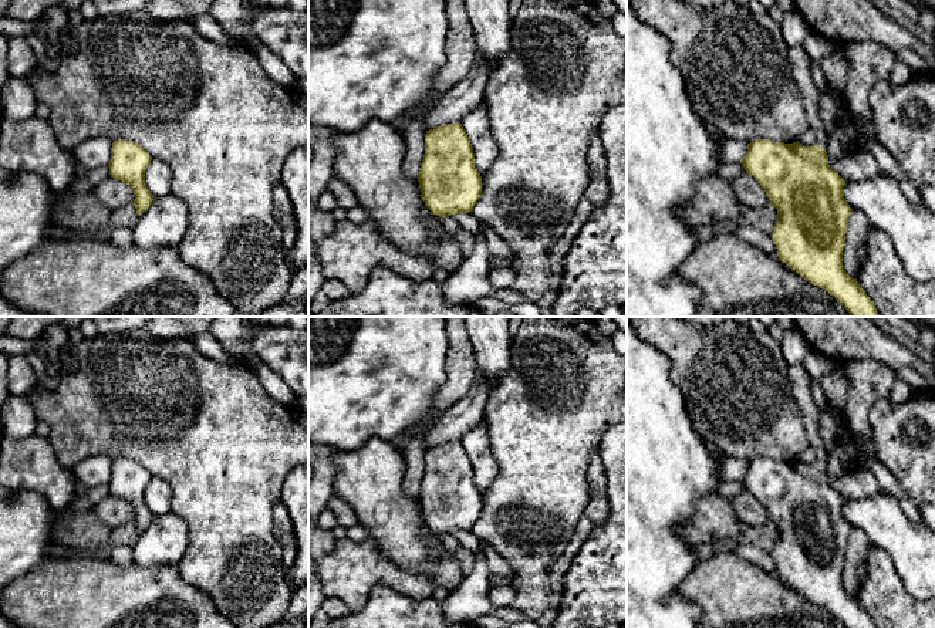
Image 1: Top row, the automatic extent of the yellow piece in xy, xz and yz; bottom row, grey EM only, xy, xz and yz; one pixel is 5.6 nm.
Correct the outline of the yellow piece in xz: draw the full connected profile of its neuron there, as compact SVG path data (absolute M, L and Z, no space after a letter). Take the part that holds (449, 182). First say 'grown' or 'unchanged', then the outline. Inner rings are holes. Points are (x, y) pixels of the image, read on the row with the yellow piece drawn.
unchanged; M460 122L426 131L418 182L422 199L433 215L445 217L473 212L482 195L482 176Z

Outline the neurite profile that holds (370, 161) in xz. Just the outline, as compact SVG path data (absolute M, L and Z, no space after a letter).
M371 119L355 132L335 131L331 141L337 149L334 175L355 193L358 205L369 213L369 220L379 233L405 253L429 260L435 269L441 267L448 273L458 270L465 257L455 237L431 237L432 229L426 222L426 205L419 182L408 179L404 172L406 145L402 134L388 122Z

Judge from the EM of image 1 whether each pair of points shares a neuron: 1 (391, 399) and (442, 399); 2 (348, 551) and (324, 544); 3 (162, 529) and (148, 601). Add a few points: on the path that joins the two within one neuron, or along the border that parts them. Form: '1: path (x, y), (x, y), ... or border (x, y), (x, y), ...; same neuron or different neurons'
1: border (446, 370), (446, 378), (429, 408), (411, 426); different neurons
2: border (336, 540), (331, 550), (323, 557); different neurons
3: border (134, 563), (138, 566), (175, 566); different neurons

